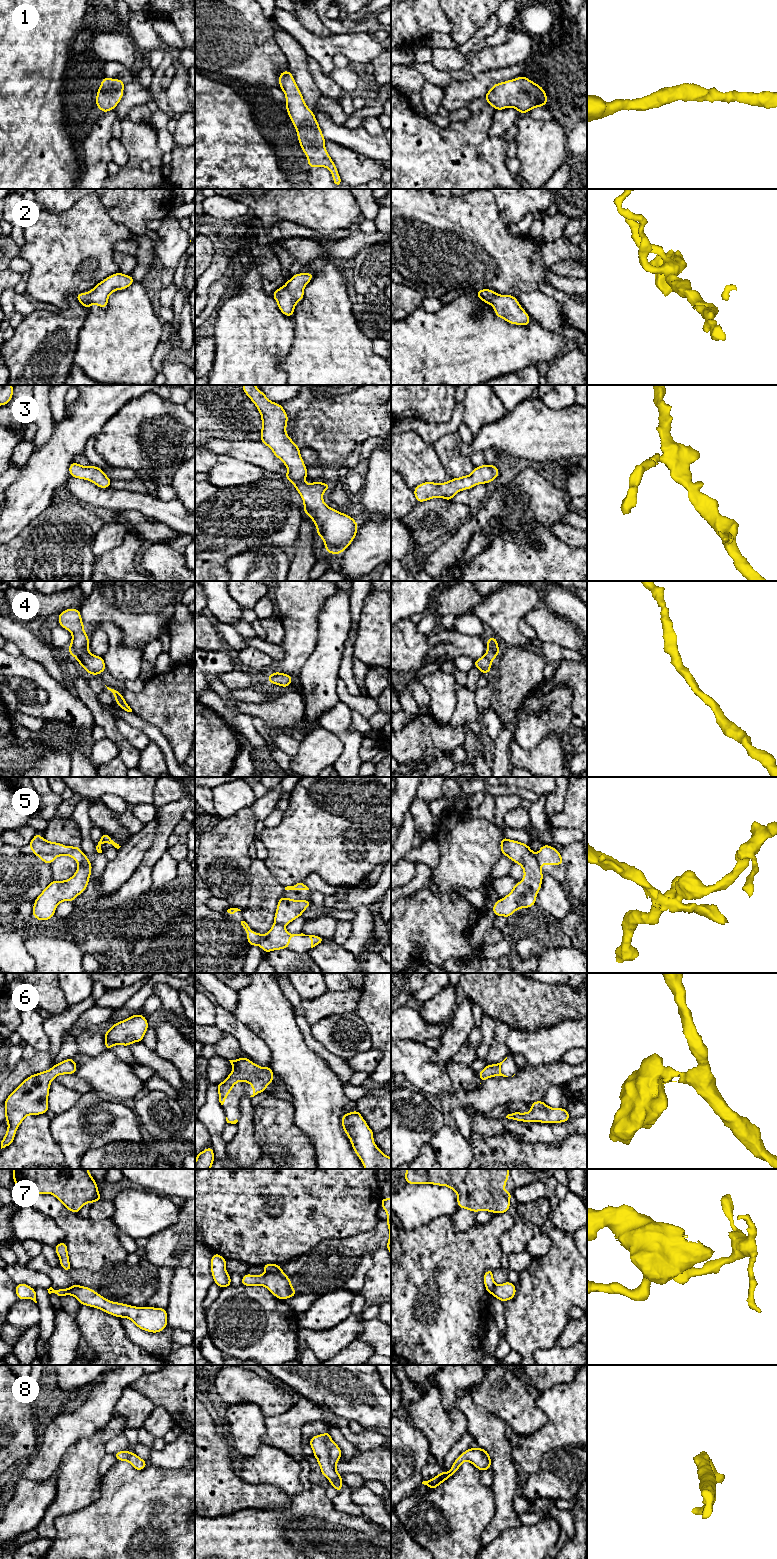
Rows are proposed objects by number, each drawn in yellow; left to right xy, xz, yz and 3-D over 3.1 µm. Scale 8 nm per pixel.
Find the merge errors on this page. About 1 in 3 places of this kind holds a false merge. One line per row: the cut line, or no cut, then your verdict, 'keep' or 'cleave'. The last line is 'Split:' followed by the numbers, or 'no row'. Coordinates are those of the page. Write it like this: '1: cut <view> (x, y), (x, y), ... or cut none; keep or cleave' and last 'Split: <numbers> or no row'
1: cut none; keep
2: cut none; keep
3: cut none; keep
4: cut none; keep
5: cut xy (86, 857), (78, 865); cleave
6: cut none; keep
7: cut xz (280, 1267), (276, 1271), (266, 1273); cleave
8: cut none; keep
Split: 5, 7

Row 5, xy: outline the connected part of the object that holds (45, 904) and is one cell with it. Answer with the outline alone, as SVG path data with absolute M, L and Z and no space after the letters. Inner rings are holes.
M86 857L86 861L78 865L71 878L65 881L53 880L35 899L31 914L39 921L51 919L55 915L59 903L73 902L78 895L86 890L91 870L91 861Z

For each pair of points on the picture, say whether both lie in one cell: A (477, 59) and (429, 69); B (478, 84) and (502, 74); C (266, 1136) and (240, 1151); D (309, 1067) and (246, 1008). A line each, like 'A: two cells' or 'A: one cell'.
A: one cell
B: one cell
C: two cells
D: one cell

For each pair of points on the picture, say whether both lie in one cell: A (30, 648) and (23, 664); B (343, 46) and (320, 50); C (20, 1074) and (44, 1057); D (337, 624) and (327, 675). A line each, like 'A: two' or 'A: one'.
A: two
B: one
C: one
D: one

